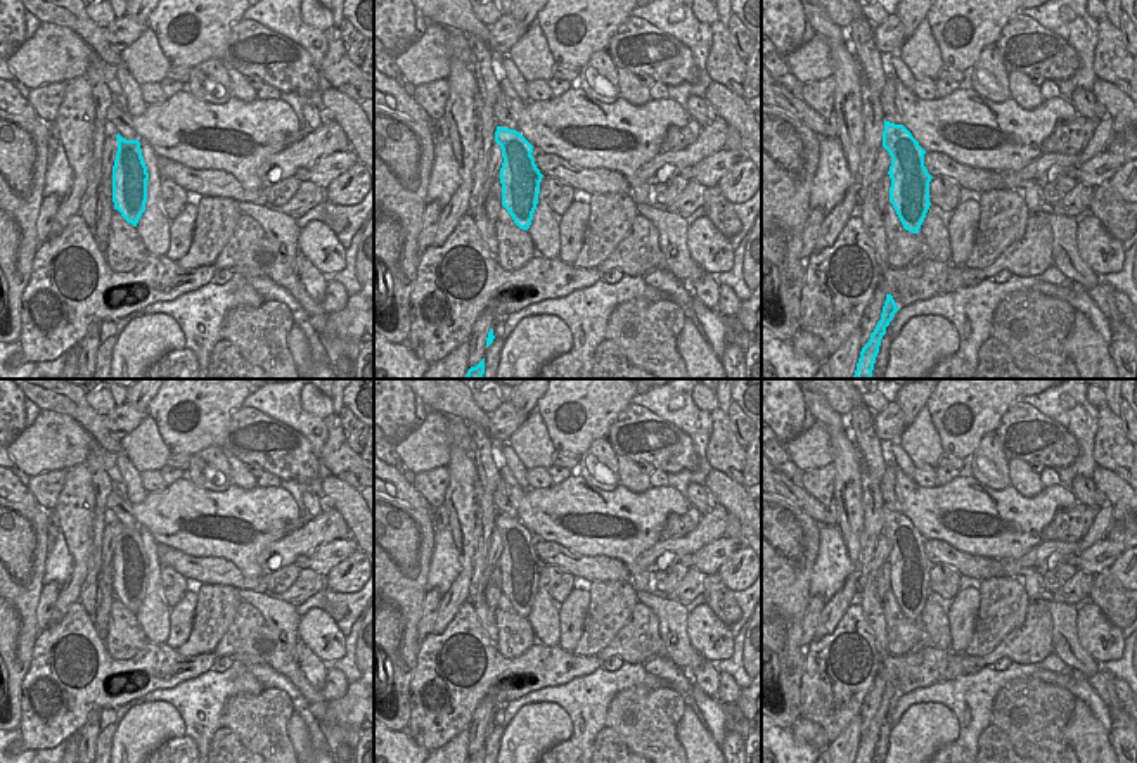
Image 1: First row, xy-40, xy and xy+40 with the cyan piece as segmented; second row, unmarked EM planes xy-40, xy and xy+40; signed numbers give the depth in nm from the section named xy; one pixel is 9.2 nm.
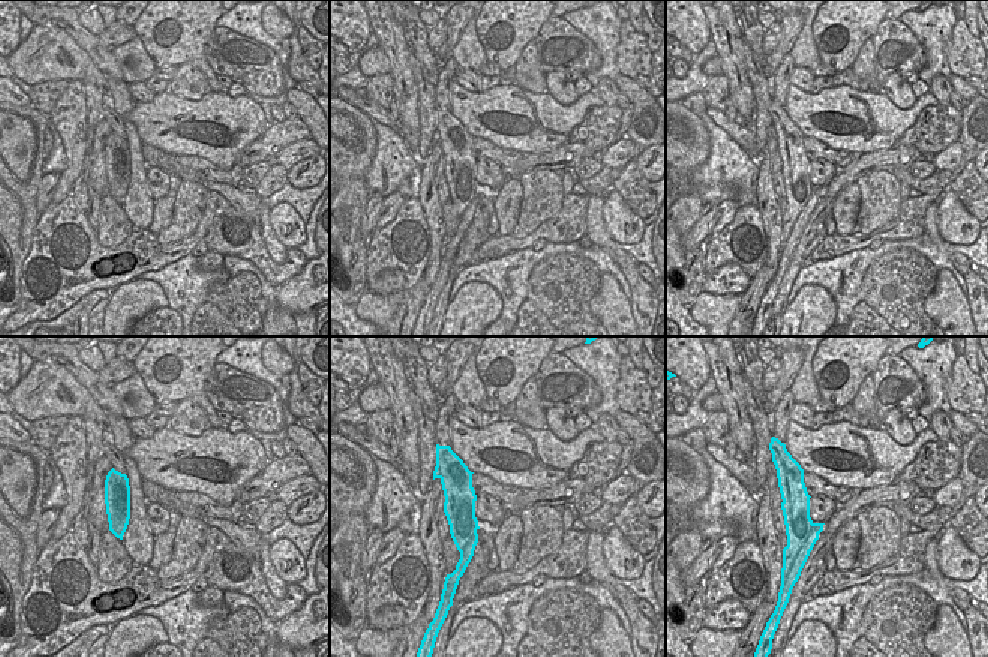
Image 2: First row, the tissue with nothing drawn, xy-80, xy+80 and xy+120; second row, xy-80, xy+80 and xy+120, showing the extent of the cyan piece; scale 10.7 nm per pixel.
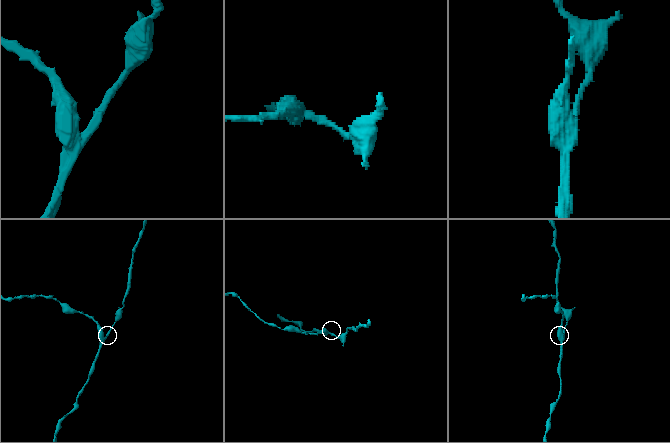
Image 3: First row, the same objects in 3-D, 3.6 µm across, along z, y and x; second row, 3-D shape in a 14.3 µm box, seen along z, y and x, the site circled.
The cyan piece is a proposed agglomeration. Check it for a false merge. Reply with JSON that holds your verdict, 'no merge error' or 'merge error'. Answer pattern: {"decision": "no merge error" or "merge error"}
{"decision": "merge error"}

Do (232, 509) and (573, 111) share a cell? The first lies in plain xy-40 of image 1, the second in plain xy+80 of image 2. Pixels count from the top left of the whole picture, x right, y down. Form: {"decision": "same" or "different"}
{"decision": "same"}

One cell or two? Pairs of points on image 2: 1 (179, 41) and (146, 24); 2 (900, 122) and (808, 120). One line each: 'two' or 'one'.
1: one
2: one

